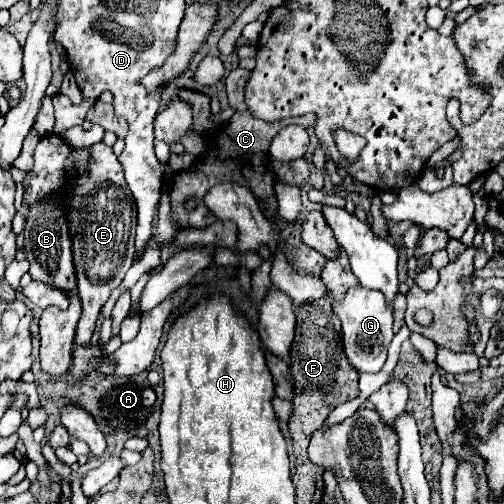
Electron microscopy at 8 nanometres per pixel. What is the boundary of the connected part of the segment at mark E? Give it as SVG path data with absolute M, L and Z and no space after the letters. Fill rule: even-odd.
M95 144L95 146L91 148L91 162L89 162L89 166L91 166L91 168L89 168L89 176L85 176L85 178L81 178L81 182L79 182L77 186L73 186L73 188L75 188L75 192L71 194L71 198L67 198L67 202L71 204L71 212L69 212L69 228L71 228L71 236L73 236L73 260L75 260L75 270L77 270L77 286L79 286L79 296L81 296L81 304L83 304L83 316L81 316L81 320L79 320L79 324L77 324L77 336L75 336L75 342L77 342L77 344L85 344L85 342L89 342L89 340L91 340L91 332L93 332L93 326L95 326L95 320L97 320L97 316L99 316L99 312L101 312L101 306L103 306L103 304L107 302L107 298L109 298L109 294L111 294L111 292L113 292L113 290L115 290L115 288L117 288L117 286L121 284L121 280L123 280L123 276L125 276L125 272L127 272L127 270L131 268L131 264L133 264L133 260L135 260L135 224L137 224L137 206L133 204L133 196L131 196L131 192L129 192L129 188L127 188L127 184L125 184L125 178L123 178L123 166L121 166L121 164L119 164L119 166L115 166L115 162L117 162L117 158L115 158L115 154L113 154L113 150L111 150L109 146L105 146L105 144ZM87 180L95 184L95 186L93 186L95 190L93 190L93 188L81 188L81 186L83 186L83 184L85 184Z

